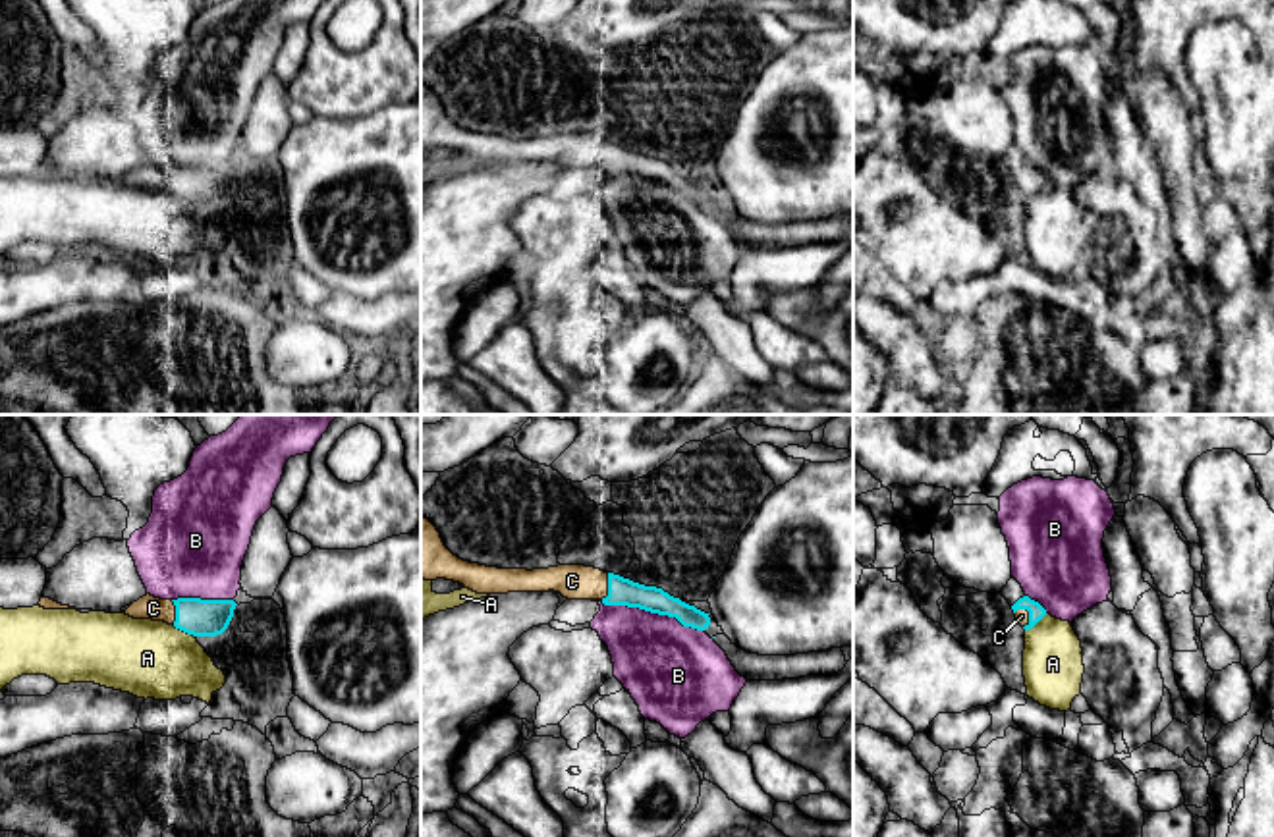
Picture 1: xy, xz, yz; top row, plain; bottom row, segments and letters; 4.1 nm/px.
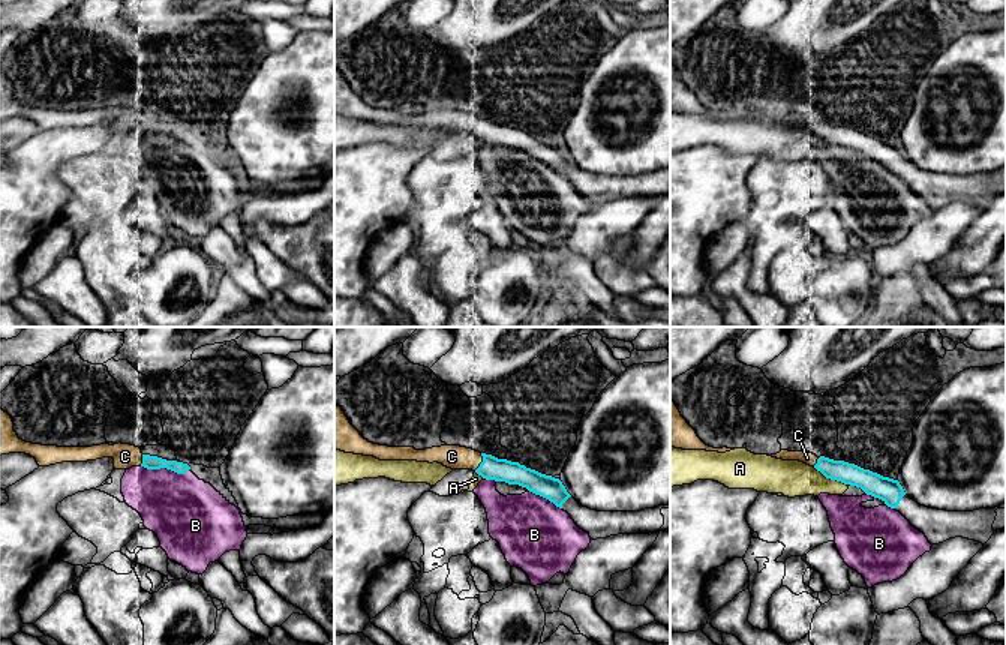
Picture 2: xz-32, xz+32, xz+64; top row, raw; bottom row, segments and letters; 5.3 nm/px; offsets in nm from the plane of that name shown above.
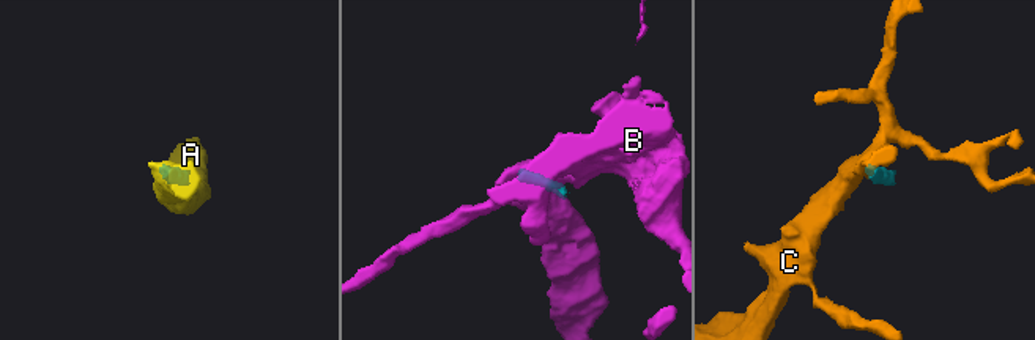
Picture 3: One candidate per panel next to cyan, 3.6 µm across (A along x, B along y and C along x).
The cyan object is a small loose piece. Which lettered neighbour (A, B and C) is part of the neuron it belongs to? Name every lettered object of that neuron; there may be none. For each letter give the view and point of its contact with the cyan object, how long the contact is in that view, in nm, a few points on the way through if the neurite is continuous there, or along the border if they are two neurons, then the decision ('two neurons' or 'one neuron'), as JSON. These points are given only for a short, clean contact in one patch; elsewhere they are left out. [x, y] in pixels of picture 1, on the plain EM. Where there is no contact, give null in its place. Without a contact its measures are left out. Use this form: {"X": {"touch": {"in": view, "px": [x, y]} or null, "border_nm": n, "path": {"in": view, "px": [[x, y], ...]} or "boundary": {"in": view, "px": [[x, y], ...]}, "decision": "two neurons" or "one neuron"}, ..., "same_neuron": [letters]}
{"A": {"touch": {"in": "xy", "px": [184, 199]}, "border_nm": 110, "decision": "two neurons"}, "B": {"touch": {"in": "xz", "px": [653, 180]}, "border_nm": 460, "decision": "two neurons"}, "C": {"touch": {"in": "xz", "px": [609, 155]}, "border_nm": 120, "decision": "one neuron"}, "same_neuron": ["C"]}

